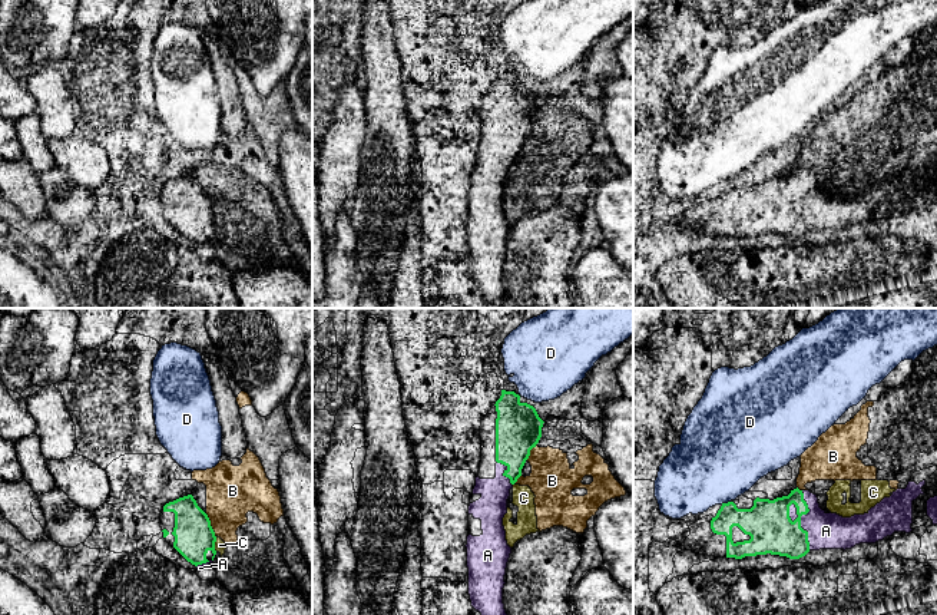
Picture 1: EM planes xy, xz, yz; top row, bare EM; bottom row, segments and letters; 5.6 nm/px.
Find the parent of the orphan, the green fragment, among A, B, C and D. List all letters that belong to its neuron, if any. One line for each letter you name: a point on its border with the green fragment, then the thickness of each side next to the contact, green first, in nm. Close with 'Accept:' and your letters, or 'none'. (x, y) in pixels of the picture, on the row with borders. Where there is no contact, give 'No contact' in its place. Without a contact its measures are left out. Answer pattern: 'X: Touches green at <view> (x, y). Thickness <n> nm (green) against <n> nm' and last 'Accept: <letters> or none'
A: Touches green at yz (800, 519). Thickness 260 nm (green) against 200 nm
Accept: A

